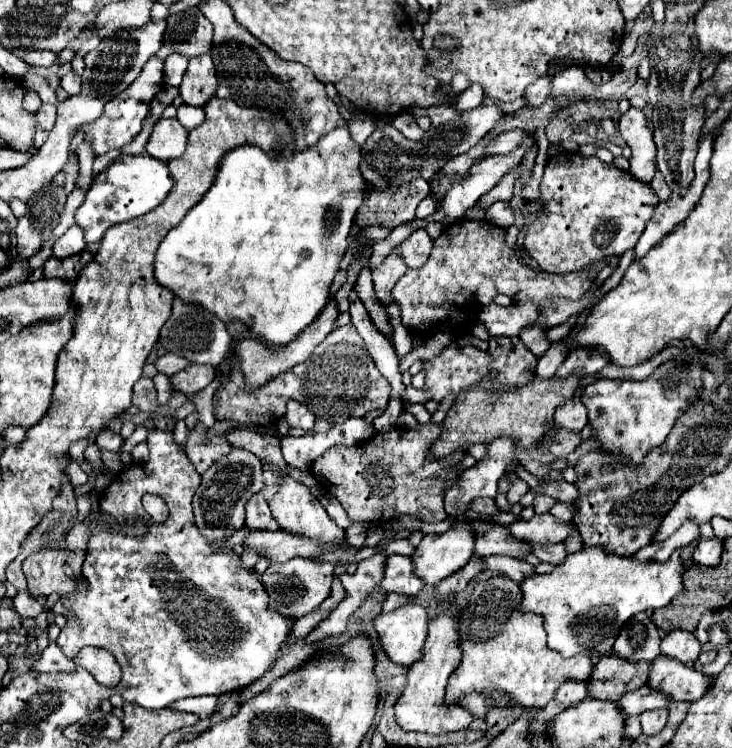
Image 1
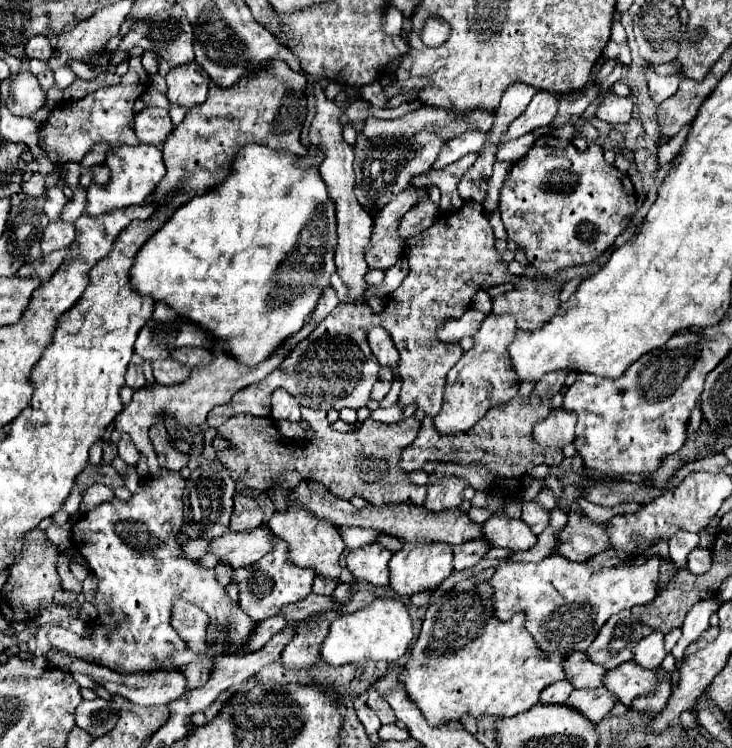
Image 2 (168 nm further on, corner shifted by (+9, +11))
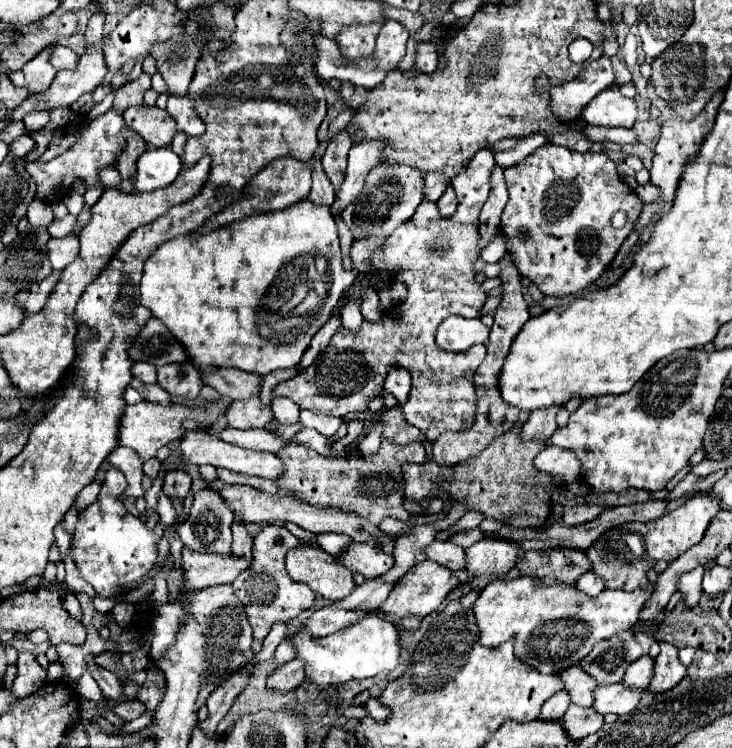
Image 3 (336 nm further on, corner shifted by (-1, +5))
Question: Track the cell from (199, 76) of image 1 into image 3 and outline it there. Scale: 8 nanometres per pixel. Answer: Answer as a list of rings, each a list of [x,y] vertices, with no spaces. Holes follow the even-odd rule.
[[[170,96],[166,112],[176,120],[176,130],[186,134],[188,138],[196,138],[204,134],[204,122],[196,116],[192,100],[188,96],[184,98]]]

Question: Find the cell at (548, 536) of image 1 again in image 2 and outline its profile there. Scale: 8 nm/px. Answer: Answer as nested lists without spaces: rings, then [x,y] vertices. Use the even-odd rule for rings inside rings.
[[[492,516],[484,526],[484,540],[490,546],[502,546],[512,550],[528,550],[536,544],[536,534],[524,520],[508,518],[508,516]]]

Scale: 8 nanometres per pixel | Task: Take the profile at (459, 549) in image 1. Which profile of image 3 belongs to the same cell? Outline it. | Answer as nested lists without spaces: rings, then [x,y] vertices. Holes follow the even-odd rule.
[[[424,560],[424,562],[420,562],[420,566],[414,566],[412,570],[408,570],[408,574],[404,578],[400,578],[400,582],[396,582],[396,586],[392,588],[388,600],[378,610],[382,614],[386,614],[384,618],[394,622],[394,624],[404,616],[424,618],[424,616],[432,614],[434,610],[438,610],[438,606],[442,604],[446,594],[450,590],[454,590],[456,586],[458,586],[458,580],[452,576],[452,570],[440,566],[432,560]]]

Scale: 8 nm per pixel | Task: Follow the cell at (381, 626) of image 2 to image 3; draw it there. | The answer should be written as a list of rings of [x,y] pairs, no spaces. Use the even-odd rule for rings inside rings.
[[[374,612],[366,614],[360,622],[322,638],[312,638],[304,628],[300,628],[292,636],[292,640],[296,658],[304,662],[306,680],[318,686],[338,686],[350,680],[364,680],[378,674],[386,674],[394,670],[400,662],[398,628]]]

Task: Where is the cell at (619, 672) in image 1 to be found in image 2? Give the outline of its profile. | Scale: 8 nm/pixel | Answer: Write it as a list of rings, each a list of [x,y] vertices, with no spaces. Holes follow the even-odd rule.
[[[572,652],[566,658],[566,680],[574,688],[598,688],[604,684],[606,668],[594,664],[584,652]]]

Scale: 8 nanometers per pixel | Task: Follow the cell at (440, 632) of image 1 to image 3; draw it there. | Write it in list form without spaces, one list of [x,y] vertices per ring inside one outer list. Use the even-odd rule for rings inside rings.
[[[370,698],[370,700],[364,704],[364,708],[366,708],[366,712],[368,712],[374,720],[386,720],[386,718],[390,716],[390,708],[382,706],[376,698]]]

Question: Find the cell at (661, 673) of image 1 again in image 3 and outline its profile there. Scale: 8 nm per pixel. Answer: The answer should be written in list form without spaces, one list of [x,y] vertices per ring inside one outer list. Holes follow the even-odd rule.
[[[620,682],[616,686],[602,686],[594,690],[594,710],[598,714],[630,714],[636,708],[636,702],[640,700],[642,692],[636,694],[636,690],[626,690],[626,686]]]

